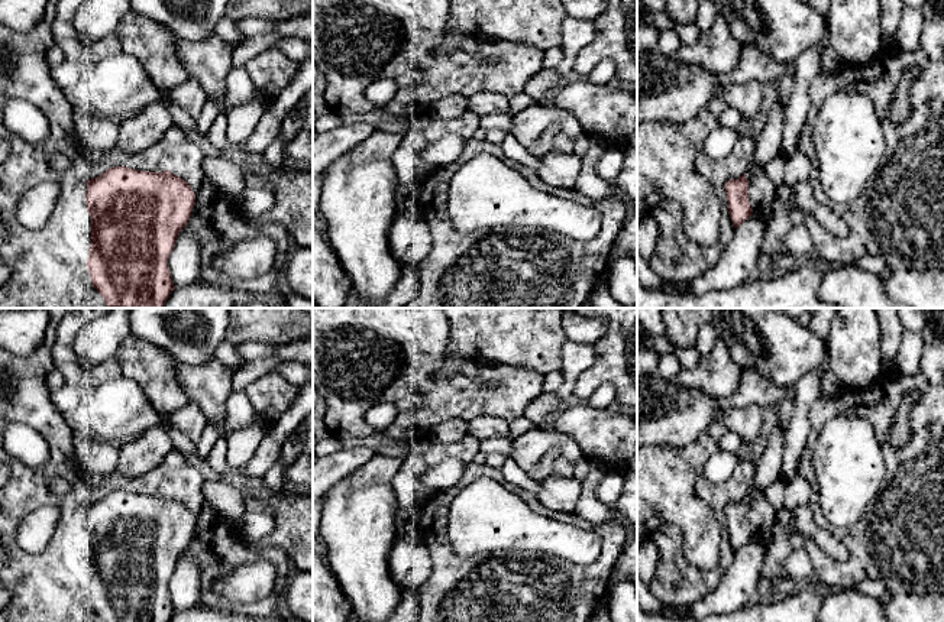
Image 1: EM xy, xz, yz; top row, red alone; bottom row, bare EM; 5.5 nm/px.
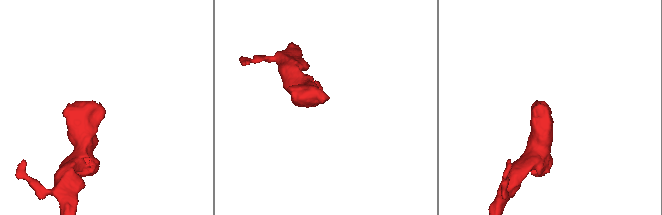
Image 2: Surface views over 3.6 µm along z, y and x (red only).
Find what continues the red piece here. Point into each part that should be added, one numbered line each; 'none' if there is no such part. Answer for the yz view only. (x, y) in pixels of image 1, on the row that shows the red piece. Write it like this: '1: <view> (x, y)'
1: yz (768, 143)

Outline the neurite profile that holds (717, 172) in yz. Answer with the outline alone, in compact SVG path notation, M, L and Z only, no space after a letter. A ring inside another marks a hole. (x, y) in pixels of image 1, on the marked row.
M744 132L737 140L731 152L721 158L712 159L701 152L695 159L695 169L702 175L715 189L715 194L721 203L727 201L725 182L730 179L738 179L746 174L756 148L756 139Z

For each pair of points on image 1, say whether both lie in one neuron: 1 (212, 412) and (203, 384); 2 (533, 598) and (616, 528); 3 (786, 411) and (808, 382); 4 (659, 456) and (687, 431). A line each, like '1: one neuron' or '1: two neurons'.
1: one neuron
2: one neuron
3: two neurons
4: two neurons

